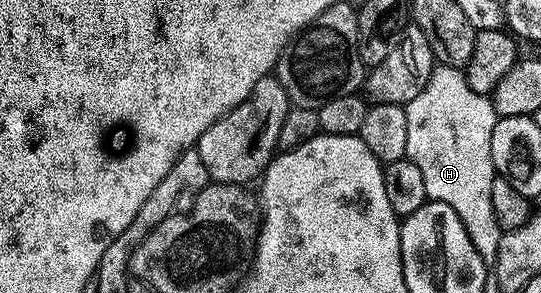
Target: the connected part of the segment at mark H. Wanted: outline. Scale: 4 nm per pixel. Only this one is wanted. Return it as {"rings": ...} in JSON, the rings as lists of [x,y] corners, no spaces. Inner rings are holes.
{"rings":[[[438,64],[431,70],[430,79],[420,95],[406,105],[405,111],[408,120],[406,158],[420,168],[428,198],[453,207],[482,261],[489,267],[494,266],[503,234],[493,215],[492,205],[492,181],[497,176],[492,159],[492,133],[499,118],[495,106],[488,96],[469,87],[466,74],[462,70]]]}

